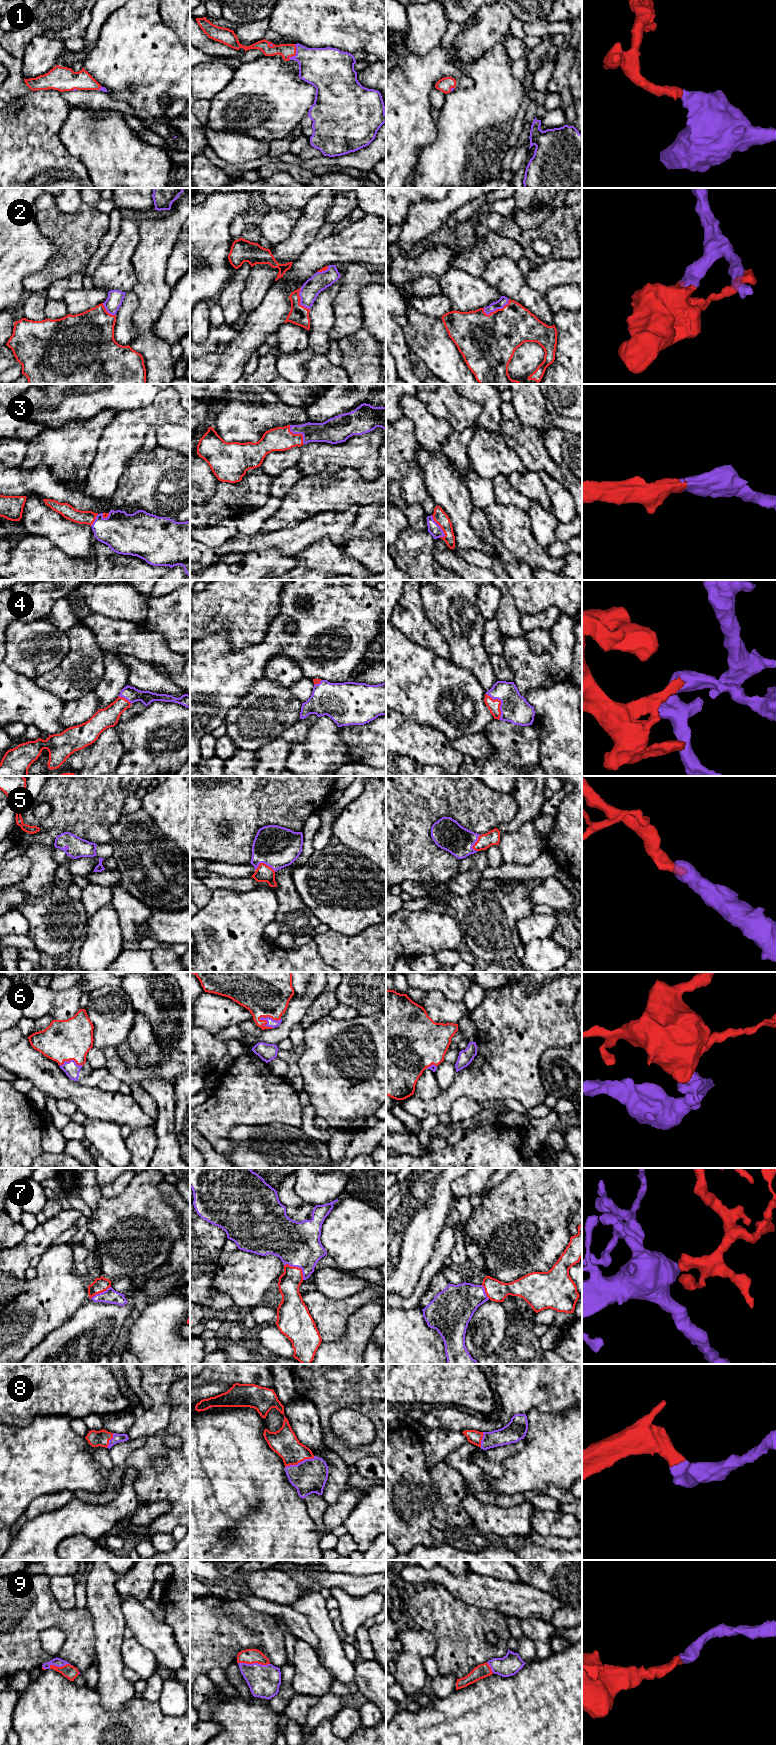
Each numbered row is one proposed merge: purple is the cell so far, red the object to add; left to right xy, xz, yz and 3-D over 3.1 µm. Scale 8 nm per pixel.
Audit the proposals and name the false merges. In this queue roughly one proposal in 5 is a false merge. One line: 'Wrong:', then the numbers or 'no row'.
Wrong: no row

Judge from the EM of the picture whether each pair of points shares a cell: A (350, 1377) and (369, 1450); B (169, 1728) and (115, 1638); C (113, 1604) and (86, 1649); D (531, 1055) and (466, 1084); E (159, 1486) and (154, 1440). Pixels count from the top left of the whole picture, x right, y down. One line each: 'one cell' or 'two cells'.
A: one cell
B: two cells
C: two cells
D: one cell
E: one cell

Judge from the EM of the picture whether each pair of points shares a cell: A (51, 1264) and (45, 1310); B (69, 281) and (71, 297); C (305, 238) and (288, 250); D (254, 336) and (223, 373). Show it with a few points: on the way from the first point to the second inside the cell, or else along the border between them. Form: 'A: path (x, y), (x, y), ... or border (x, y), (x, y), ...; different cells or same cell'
A: path (51, 1275), (50, 1299); same cell
B: border (82, 287), (70, 289), (62, 299); different cells
C: path (301, 239), (292, 248); same cell
D: path (245, 345), (239, 351), (232, 364); same cell

